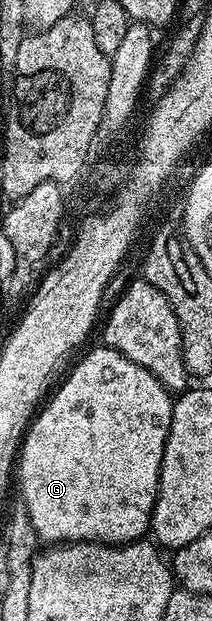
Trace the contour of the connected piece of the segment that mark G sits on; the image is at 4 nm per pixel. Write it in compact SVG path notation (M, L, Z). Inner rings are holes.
M103 344L97 345L97 350L92 350L72 371L68 374L68 379L55 387L54 393L47 399L46 405L33 417L23 439L22 445L18 451L18 474L20 470L20 494L24 497L22 509L28 514L28 523L32 526L32 533L41 543L44 544L67 544L69 542L103 542L106 546L123 546L125 542L139 542L149 533L152 525L152 509L156 503L156 494L160 490L160 469L162 468L162 452L166 448L166 436L170 432L170 420L172 419L172 403L173 395L163 384L150 372L146 372L146 368L142 368L142 364L134 364L134 360L126 360L126 356L122 356L116 350L110 349L109 346Z

